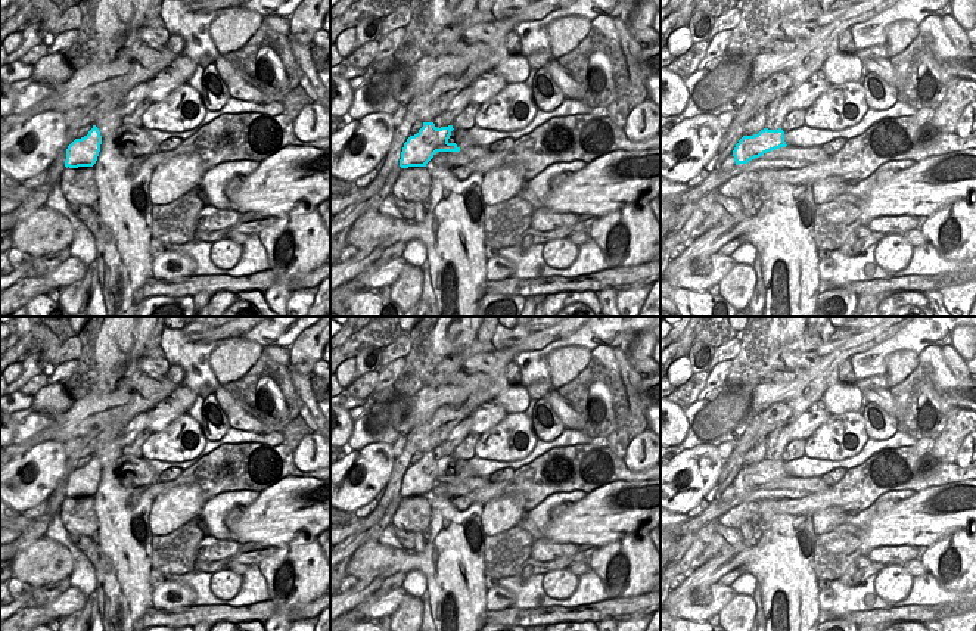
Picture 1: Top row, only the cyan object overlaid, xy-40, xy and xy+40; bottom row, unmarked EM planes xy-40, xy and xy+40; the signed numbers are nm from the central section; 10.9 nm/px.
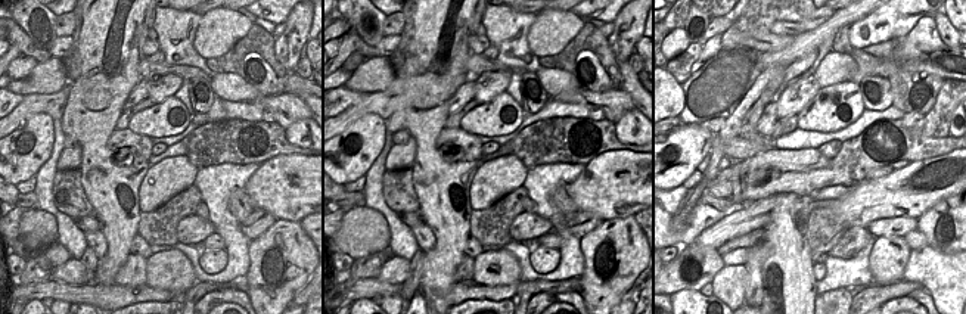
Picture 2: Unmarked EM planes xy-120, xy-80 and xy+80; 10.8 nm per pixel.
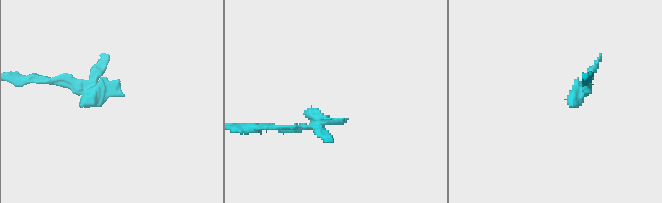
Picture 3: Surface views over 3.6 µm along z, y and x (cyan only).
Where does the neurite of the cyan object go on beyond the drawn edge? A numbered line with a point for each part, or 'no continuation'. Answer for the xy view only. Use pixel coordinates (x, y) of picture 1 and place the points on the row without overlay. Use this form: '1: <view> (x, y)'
1: xy (460, 468).

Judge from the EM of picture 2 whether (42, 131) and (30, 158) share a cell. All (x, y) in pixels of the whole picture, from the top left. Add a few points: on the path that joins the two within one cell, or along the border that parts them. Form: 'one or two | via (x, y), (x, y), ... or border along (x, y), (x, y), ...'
one | via (37, 137), (33, 152)

